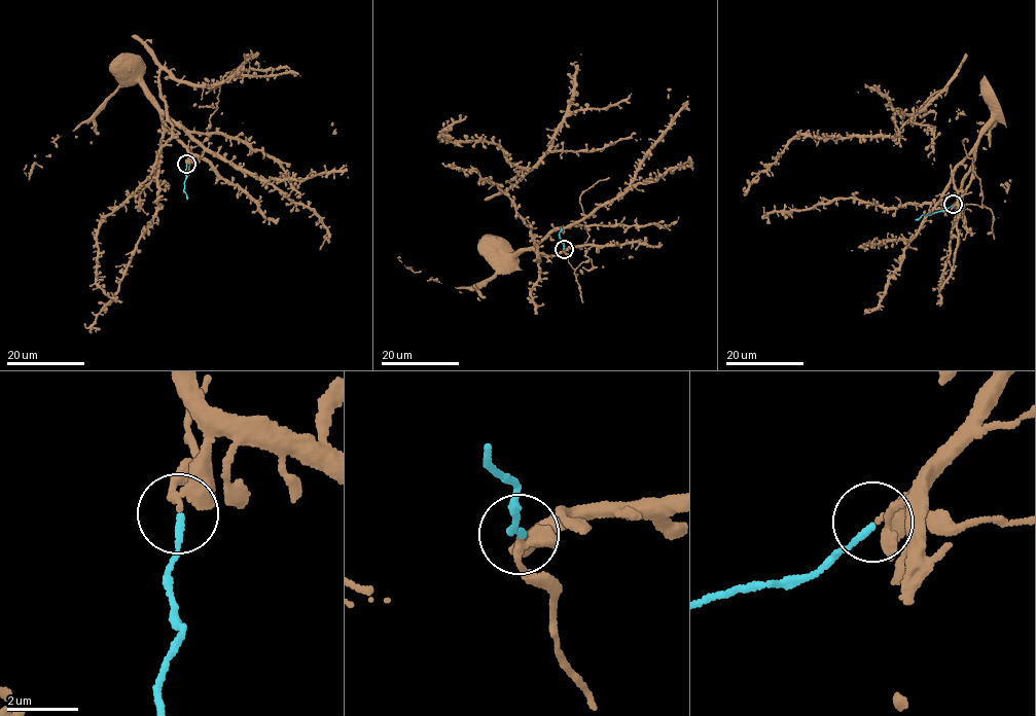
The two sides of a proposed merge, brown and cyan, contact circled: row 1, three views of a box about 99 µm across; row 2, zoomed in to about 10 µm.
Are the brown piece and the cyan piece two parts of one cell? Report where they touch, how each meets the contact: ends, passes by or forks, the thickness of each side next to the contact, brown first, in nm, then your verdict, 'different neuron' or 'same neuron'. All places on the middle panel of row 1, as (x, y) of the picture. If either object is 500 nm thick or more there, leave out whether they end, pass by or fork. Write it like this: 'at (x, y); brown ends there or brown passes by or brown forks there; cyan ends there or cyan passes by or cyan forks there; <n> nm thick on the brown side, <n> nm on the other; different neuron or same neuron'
at (564, 249); brown passes by; cyan ends there; 180 nm thick on the brown side, 170 nm on the other; same neuron

